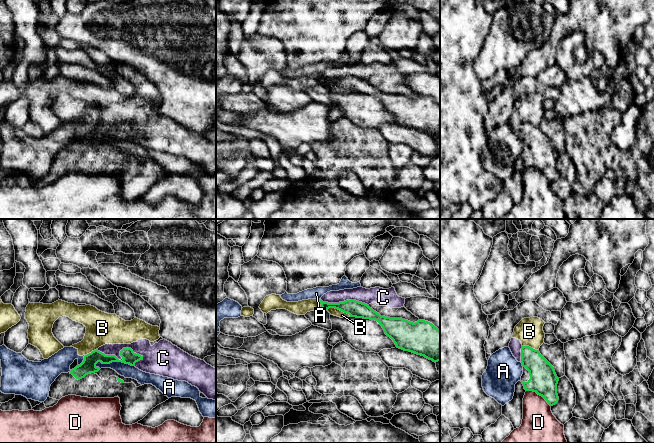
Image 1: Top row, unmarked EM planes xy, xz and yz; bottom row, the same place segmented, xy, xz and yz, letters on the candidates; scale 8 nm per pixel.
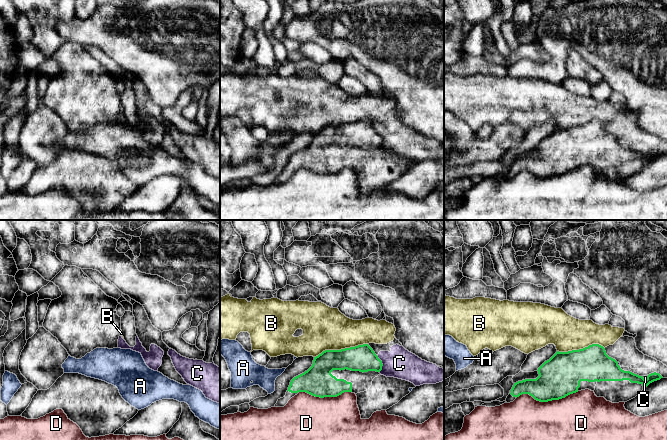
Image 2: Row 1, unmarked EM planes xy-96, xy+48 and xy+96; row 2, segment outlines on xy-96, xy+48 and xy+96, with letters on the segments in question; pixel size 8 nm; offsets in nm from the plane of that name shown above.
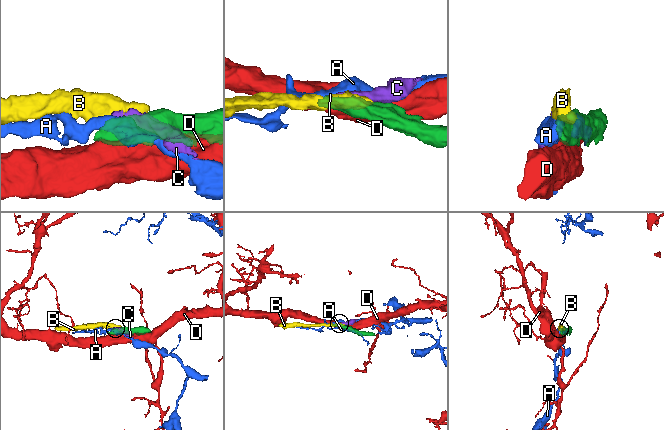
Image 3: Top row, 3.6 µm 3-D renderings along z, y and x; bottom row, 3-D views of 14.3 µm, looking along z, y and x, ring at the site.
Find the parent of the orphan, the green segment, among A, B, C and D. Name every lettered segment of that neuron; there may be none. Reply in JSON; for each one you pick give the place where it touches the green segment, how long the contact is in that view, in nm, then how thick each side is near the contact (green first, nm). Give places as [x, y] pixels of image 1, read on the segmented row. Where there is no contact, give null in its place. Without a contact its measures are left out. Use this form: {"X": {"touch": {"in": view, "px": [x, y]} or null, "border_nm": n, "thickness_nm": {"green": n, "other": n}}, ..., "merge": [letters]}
{"merge": []}

